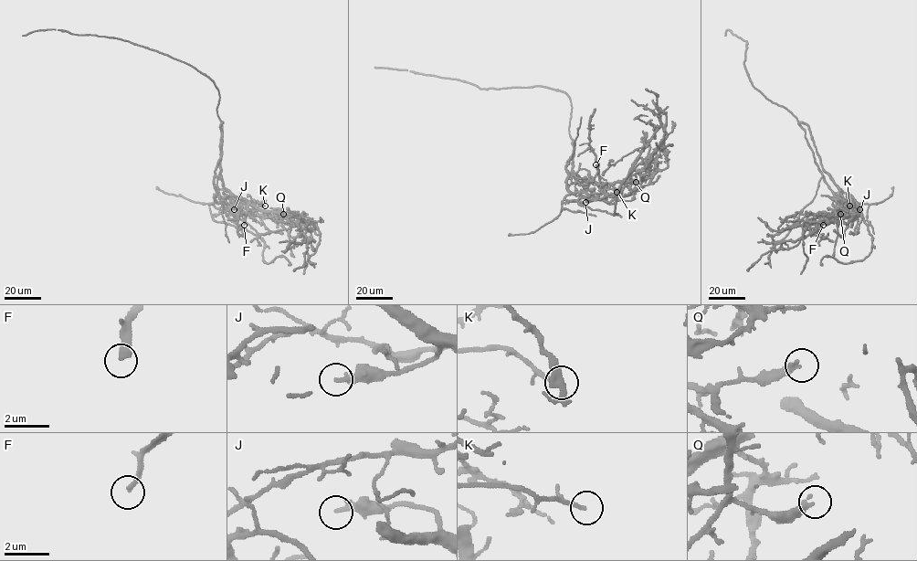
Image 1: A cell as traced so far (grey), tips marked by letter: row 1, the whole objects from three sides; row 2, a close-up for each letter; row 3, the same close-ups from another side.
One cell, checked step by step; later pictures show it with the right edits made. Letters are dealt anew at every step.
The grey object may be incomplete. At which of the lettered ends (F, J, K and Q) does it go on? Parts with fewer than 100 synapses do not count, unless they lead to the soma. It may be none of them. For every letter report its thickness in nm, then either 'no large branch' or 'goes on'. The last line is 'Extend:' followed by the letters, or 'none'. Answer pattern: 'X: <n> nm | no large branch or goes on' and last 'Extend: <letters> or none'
F: 240 nm | goes on
J: 280 nm | no large branch
K: 170 nm | no large branch
Q: 300 nm | no large branch
Extend: F

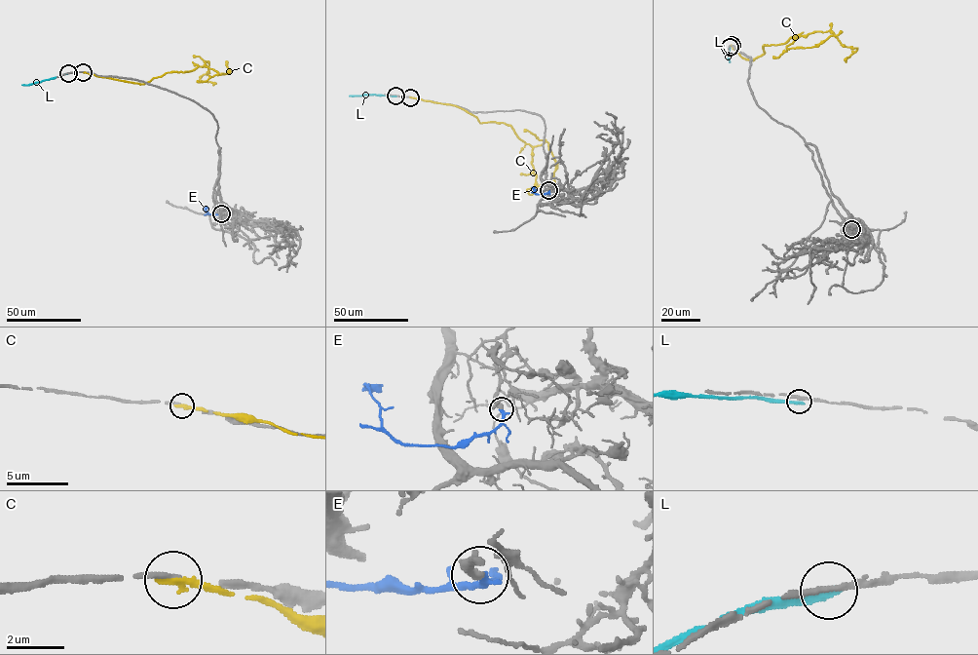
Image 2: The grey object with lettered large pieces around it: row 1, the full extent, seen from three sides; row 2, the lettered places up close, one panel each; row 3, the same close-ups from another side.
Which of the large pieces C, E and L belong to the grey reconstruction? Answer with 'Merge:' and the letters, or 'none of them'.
Merge: E

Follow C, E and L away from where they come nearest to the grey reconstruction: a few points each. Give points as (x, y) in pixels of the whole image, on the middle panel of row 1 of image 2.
C: (410, 97), (455, 105), (480, 123), (509, 125), (533, 147), (536, 182), (534, 192), (528, 192), (544, 185)
E: (548, 190), (544, 194), (536, 194), (534, 188)
L: (395, 96), (349, 96)

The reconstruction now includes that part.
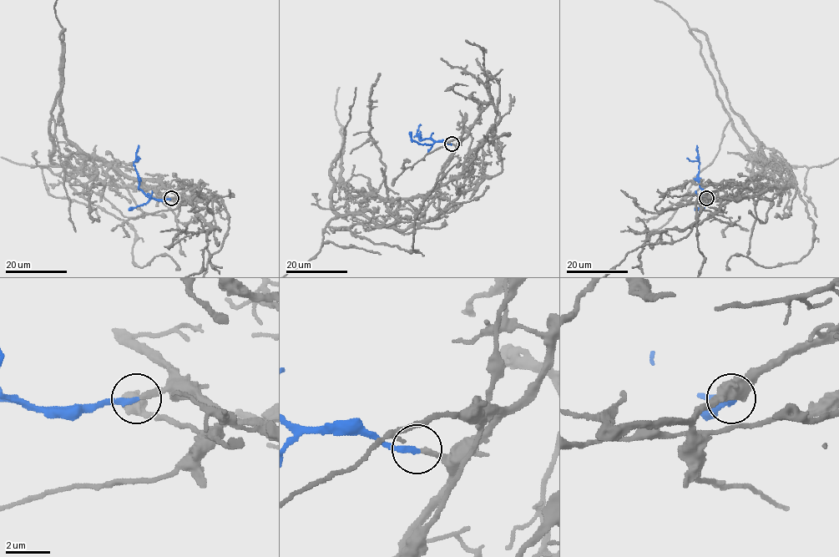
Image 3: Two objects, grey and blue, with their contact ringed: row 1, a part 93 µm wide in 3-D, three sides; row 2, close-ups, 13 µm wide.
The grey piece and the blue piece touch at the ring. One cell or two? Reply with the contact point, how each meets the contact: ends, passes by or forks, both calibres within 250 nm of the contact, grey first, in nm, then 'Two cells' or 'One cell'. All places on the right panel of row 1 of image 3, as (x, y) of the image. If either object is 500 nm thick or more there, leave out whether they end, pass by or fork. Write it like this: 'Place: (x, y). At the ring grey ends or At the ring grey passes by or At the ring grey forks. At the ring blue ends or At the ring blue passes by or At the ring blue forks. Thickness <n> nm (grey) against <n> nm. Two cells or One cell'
Place: (706, 198). At the ring grey ends. At the ring blue ends. Thickness 240 nm (grey) against 280 nm. One cell

